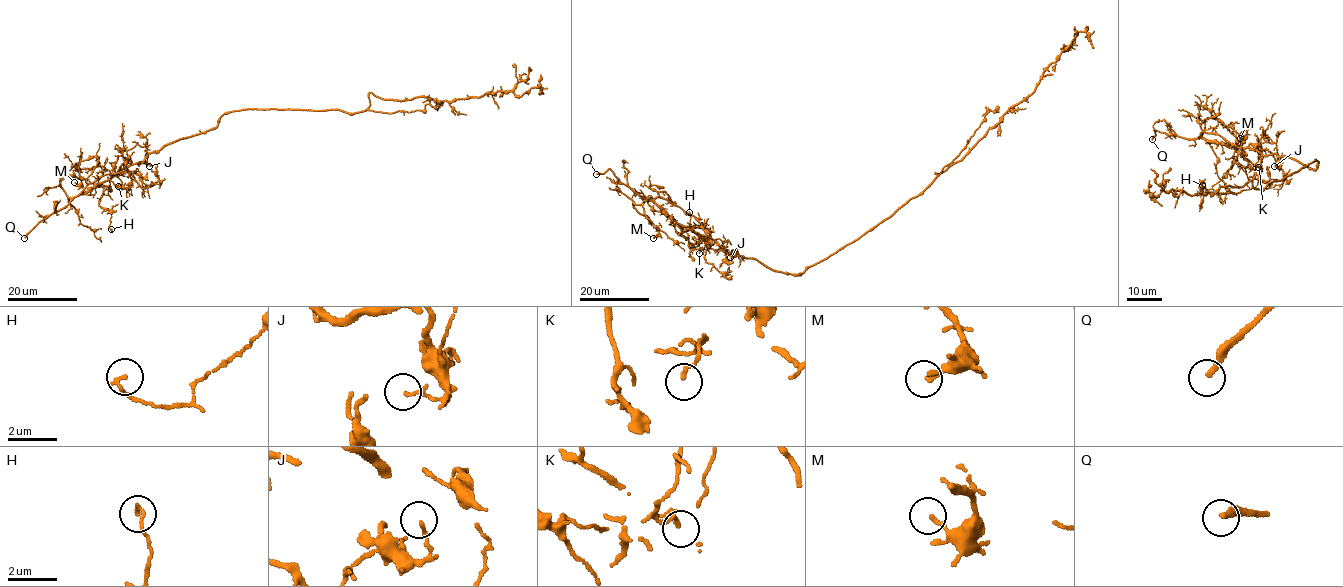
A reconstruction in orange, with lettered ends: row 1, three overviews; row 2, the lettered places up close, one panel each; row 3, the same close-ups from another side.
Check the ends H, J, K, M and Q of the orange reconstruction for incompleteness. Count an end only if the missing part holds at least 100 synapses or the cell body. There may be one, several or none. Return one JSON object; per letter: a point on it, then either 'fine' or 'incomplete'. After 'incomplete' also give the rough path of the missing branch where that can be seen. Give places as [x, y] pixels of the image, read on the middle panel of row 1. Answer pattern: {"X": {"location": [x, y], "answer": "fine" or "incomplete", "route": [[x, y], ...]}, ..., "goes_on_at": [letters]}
{"H": {"location": [689, 212], "answer": "fine"}, "J": {"location": [730, 257], "answer": "fine"}, "K": {"location": [699, 253], "answer": "fine"}, "M": {"location": [653, 238], "answer": "fine"}, "Q": {"location": [596, 174], "answer": "incomplete"}, "goes_on_at": ["Q"]}

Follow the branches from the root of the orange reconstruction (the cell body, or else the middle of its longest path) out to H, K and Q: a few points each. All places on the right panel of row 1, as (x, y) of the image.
H: (1299, 171), (1318, 162), (1314, 170), (1286, 155), (1229, 145), (1237, 160), (1211, 189), (1202, 185)
K: (1299, 171), (1314, 159), (1318, 162), (1314, 170), (1286, 155), (1261, 154), (1255, 148), (1257, 137), (1258, 167)
Q: (1299, 171), (1314, 159), (1318, 162), (1314, 170), (1286, 155), (1265, 156), (1246, 146), (1156, 130), (1152, 139)

